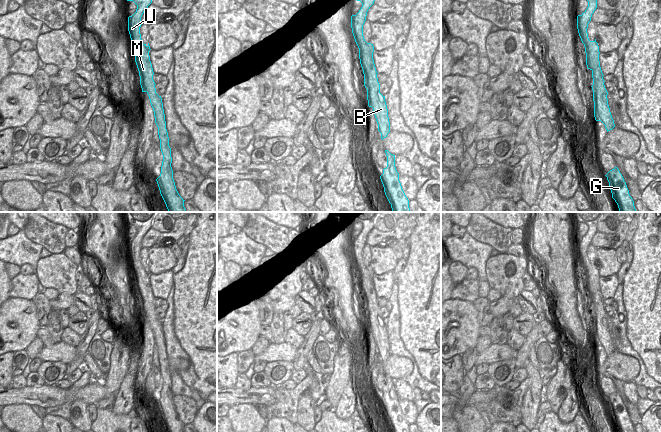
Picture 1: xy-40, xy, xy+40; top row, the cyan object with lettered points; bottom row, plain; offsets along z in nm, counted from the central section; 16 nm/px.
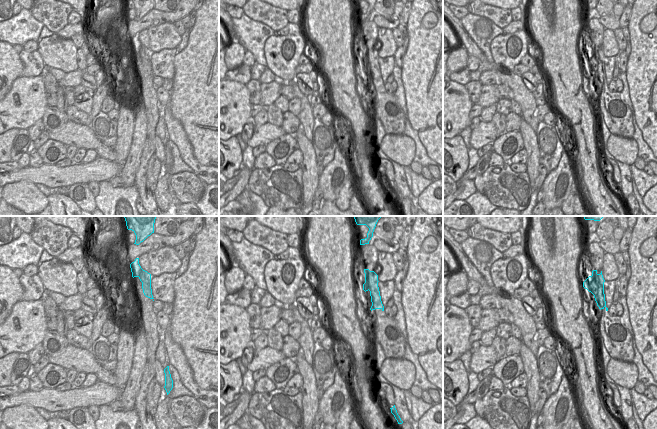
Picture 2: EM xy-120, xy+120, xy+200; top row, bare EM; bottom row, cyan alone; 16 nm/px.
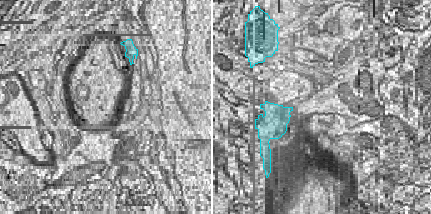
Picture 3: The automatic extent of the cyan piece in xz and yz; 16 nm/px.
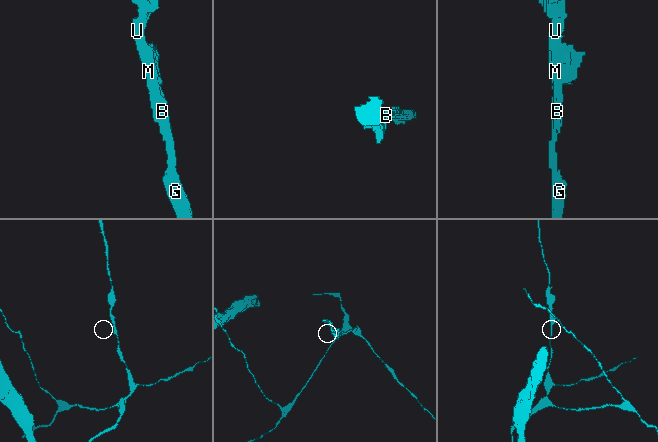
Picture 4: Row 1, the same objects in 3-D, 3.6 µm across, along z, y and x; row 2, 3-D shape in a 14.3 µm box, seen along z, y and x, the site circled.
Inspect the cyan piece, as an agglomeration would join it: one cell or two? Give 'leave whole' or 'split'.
leave whole

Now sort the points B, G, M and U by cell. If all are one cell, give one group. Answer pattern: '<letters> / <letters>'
B G M U

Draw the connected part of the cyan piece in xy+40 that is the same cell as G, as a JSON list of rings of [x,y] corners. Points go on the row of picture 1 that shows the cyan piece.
[[[615,167],[605,176],[609,182],[612,198],[618,205],[619,212],[636,212],[634,201],[619,169]]]

